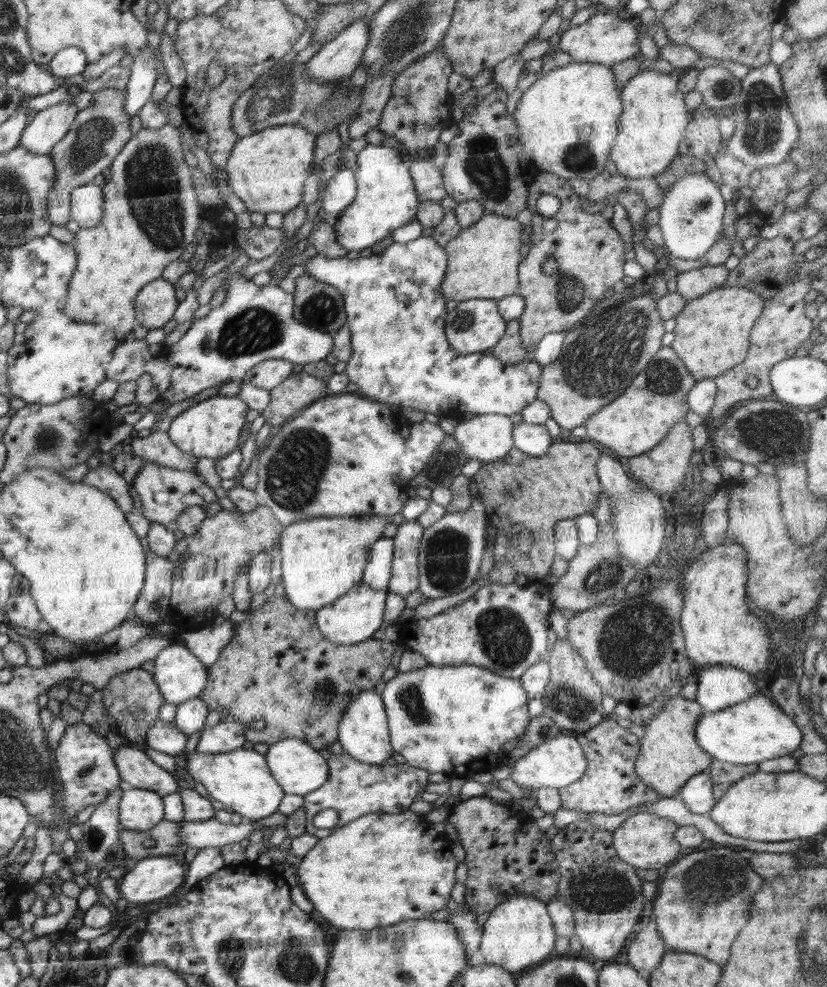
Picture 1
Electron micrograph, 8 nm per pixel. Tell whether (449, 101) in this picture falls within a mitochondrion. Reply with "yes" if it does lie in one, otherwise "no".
no

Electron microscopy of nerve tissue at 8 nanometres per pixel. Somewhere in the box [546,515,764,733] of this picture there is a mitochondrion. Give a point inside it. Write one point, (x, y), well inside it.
(637, 637)

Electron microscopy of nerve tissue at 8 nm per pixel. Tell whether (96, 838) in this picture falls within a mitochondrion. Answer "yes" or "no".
yes

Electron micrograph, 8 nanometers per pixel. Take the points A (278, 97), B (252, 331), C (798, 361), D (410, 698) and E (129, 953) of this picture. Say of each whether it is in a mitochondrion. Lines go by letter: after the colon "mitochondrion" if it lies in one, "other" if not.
A: mitochondrion
B: mitochondrion
C: other
D: mitochondrion
E: other

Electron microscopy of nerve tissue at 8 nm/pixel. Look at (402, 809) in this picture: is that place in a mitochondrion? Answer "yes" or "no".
no

